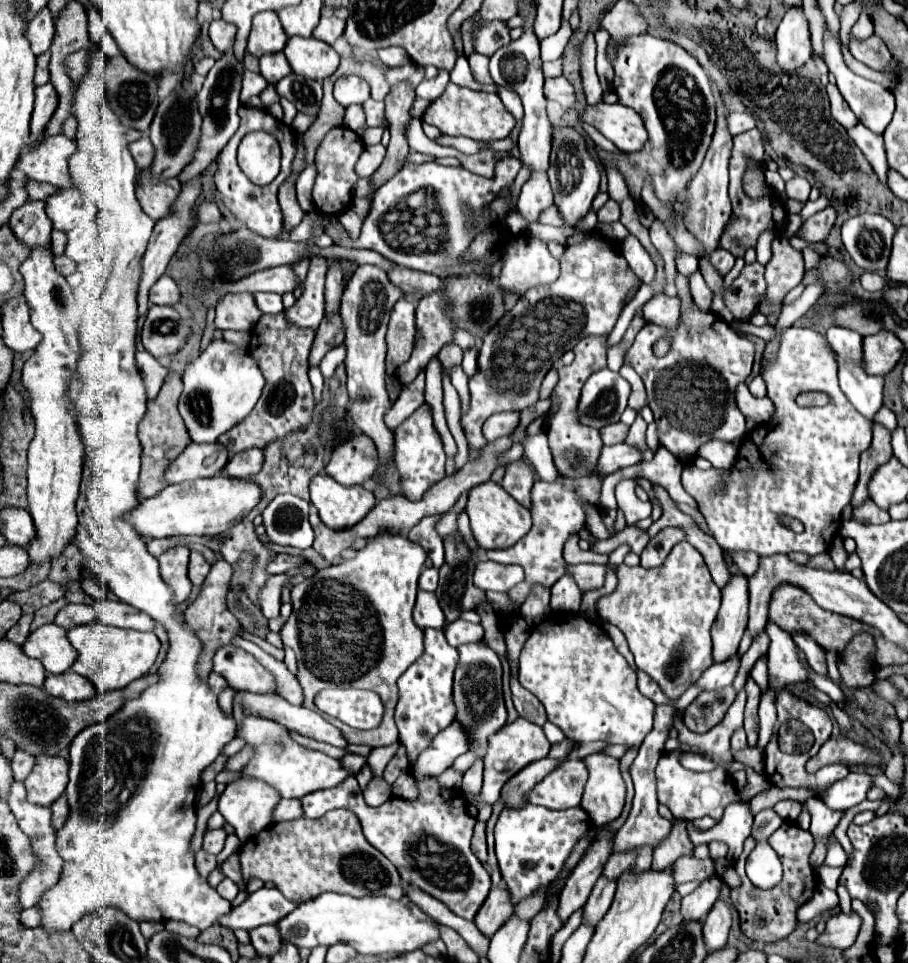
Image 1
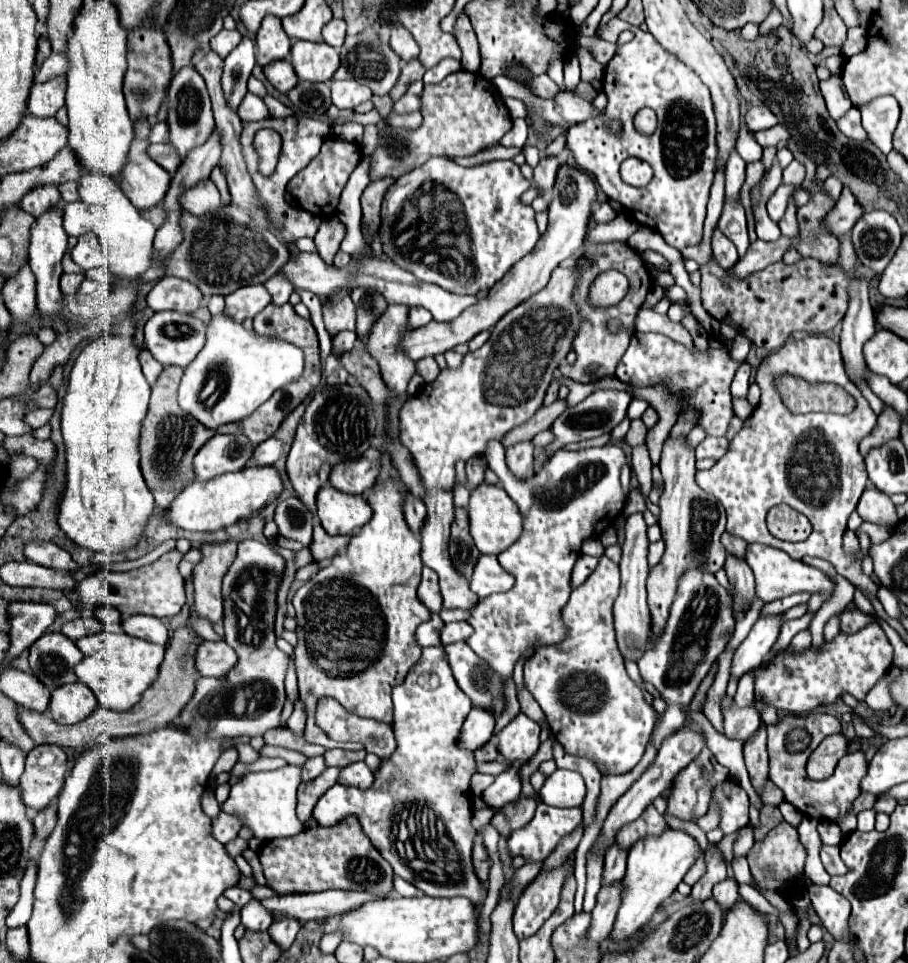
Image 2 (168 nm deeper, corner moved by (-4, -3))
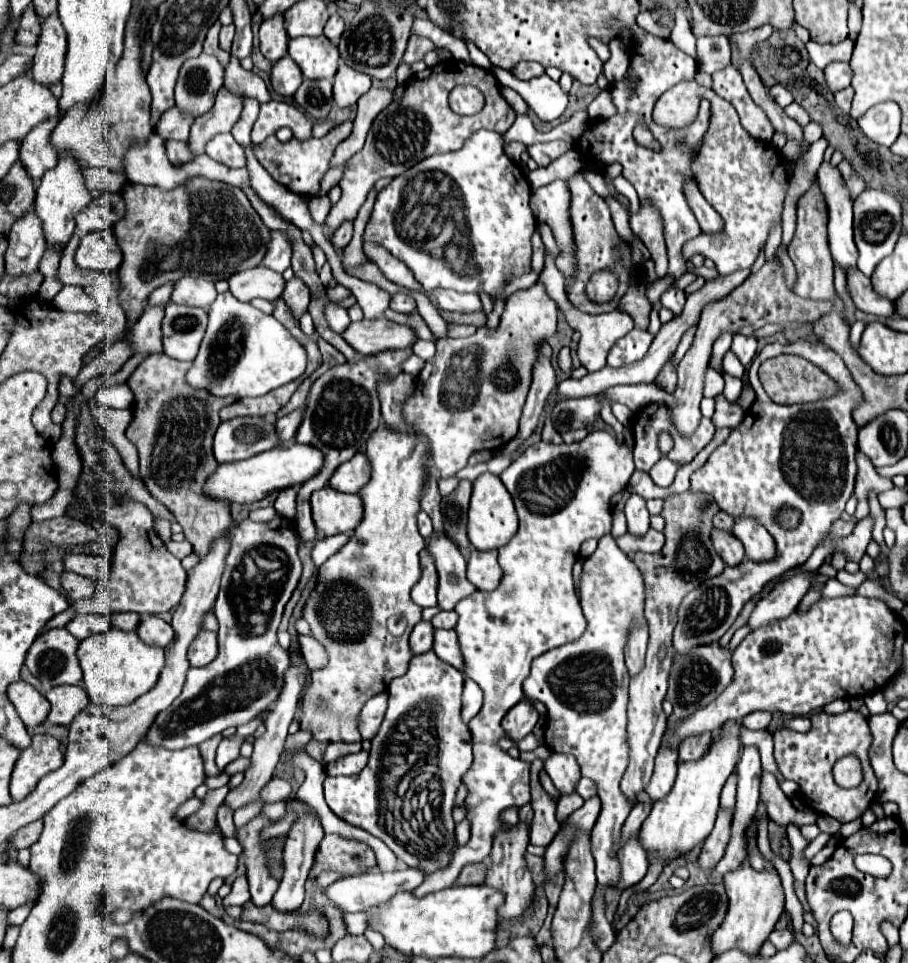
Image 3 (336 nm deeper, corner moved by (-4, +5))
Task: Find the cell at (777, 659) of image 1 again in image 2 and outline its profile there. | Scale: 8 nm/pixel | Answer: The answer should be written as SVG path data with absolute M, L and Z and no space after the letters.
M805 629L805 631L797 633L797 635L791 639L787 651L789 651L789 653L805 653L809 647L811 647L811 633Z

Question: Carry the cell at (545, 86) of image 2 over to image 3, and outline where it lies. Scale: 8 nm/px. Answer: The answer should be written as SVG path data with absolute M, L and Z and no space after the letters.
M523 61L523 63L517 63L511 73L517 77L517 79L533 79L535 75L539 77L541 73L545 73L545 69L539 65L539 63L529 63L529 61Z

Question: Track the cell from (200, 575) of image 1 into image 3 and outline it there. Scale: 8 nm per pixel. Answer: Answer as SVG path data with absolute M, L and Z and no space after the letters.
M167 541L167 543L165 543L165 547L167 547L175 557L179 557L179 559L187 557L187 555L193 551L193 547L191 547L191 543L189 543L189 541L181 541L181 543Z

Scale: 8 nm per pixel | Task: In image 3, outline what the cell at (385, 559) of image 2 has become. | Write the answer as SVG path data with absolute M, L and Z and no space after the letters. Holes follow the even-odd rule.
M381 425L381 427L371 435L371 439L367 441L365 455L367 455L367 459L369 459L369 463L371 463L373 475L371 475L371 481L359 491L359 497L363 499L363 519L361 519L361 523L355 527L355 531L353 531L351 539L347 541L347 545L345 545L341 551L337 551L333 557L329 557L329 559L319 567L317 585L315 585L315 589L311 591L311 597L307 599L305 609L303 609L303 617L305 617L305 621L307 621L309 627L311 627L311 635L313 635L313 637L327 649L327 653L329 653L329 663L327 663L325 669L311 671L311 675L309 675L309 683L307 683L305 693L303 693L301 729L303 729L303 731L309 729L309 731L313 733L313 739L325 741L325 743L331 743L331 741L345 741L345 743L359 741L359 729L357 729L357 715L359 715L359 711L363 709L363 705L367 703L367 699L371 699L373 695L385 691L387 685L391 683L391 679L401 677L401 675L407 671L407 665L409 665L409 661L411 661L411 657L413 657L413 655L411 655L411 649L409 649L409 633L411 633L411 629L415 627L415 623L421 621L421 607L415 605L415 603L411 601L411 595L409 595L409 593L411 593L413 585L419 581L419 575L421 575L419 553L425 549L425 539L423 539L423 537L419 535L419 531L417 531L417 513L419 513L419 509L421 509L421 507L419 507L419 495L423 495L423 475L427 475L427 467L423 467L423 463L429 461L429 459L427 459L427 457L429 457L427 441L419 435L419 431L409 429L409 431L401 433L401 431L395 431L395 429L391 429L391 427ZM391 615L399 615L399 617L405 619L405 631L403 631L401 635L393 635L393 633L389 631L387 619L389 619Z

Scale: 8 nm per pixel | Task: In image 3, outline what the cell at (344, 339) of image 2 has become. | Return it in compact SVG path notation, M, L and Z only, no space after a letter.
M327 303L325 307L325 315L327 315L327 323L335 333L343 333L347 329L347 325L351 323L347 309L339 307L337 303Z

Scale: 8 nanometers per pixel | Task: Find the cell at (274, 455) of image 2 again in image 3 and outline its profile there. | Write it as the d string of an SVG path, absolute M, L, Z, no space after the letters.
M299 407L299 409L287 413L285 417L281 417L281 419L277 421L277 431L279 431L279 437L283 439L283 443L293 441L295 433L297 433L297 429L299 429L299 425L301 425L303 411L305 411L305 407Z

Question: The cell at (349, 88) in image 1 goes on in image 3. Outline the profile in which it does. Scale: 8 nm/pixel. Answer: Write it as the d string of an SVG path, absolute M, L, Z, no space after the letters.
M341 65L337 69L335 81L333 81L333 101L339 107L351 107L369 89L371 89L371 77L369 75L355 71L347 65Z

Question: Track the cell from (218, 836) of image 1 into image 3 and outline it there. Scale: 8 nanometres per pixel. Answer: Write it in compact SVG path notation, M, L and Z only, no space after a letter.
M289 649L289 659L291 659L291 663L289 663L287 673L285 673L283 691L279 693L279 699L273 703L273 707L271 707L271 711L269 711L269 715L267 715L267 719L265 719L265 733L263 733L259 739L255 739L255 751L253 751L253 755L251 755L251 767L245 771L243 783L241 783L237 789L229 791L229 795L227 795L227 799L225 799L233 811L239 809L241 805L249 803L249 801L261 799L261 797L259 797L259 791L261 791L261 787L273 777L275 767L277 767L277 763L279 763L279 757L281 757L281 753L283 753L283 749L285 749L287 729L289 729L289 725L291 725L291 721L293 721L293 717L295 717L297 705L299 705L299 699L301 699L301 691L303 691L303 687L305 687L305 683L307 683L307 675L309 675L307 663L305 663L305 659L303 659L303 655L301 655L299 649L297 649L297 651Z

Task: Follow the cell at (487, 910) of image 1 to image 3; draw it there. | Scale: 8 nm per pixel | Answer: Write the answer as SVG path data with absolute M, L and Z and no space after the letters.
M533 763L531 767L531 807L535 811L531 825L531 843L533 845L549 845L559 831L559 821L555 819L555 801L549 797L539 783L541 763Z

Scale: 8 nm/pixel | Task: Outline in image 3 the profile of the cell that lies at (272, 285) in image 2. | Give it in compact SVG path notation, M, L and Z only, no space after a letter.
M271 231L271 243L267 245L267 255L263 265L283 273L291 263L291 243L287 243L287 235L279 235L279 231Z

